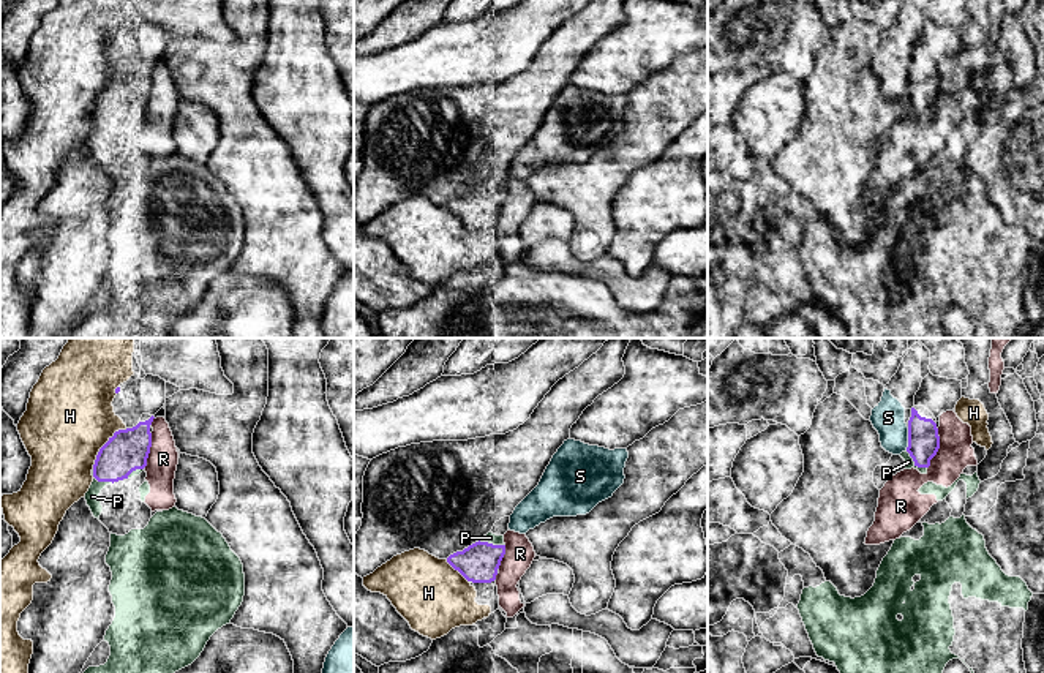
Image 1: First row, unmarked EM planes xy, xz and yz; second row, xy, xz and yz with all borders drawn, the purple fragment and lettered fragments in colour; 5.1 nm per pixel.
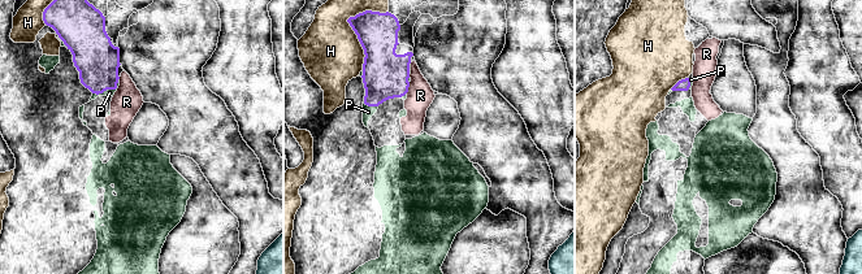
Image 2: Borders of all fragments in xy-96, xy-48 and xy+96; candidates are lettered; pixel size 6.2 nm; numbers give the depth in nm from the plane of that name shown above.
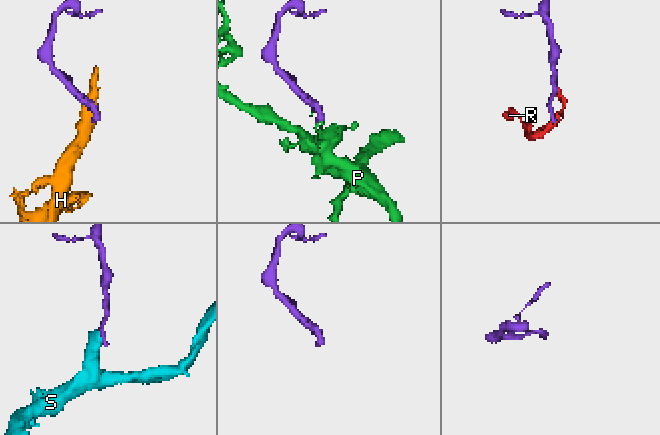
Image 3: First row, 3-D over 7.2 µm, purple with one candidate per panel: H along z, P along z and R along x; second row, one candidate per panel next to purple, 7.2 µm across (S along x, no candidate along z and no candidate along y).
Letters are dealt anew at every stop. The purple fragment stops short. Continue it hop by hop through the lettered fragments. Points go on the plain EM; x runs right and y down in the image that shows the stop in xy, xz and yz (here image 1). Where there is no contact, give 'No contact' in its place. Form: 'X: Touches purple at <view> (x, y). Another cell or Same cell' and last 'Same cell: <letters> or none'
H: Touches purple at xy (105, 90). Another cell
P: Touches purple at yz (915, 109). Another cell
R: Touches purple at yz (938, 93). Another cell
S: Touches purple at yz (908, 84). Another cell
Same cell: none

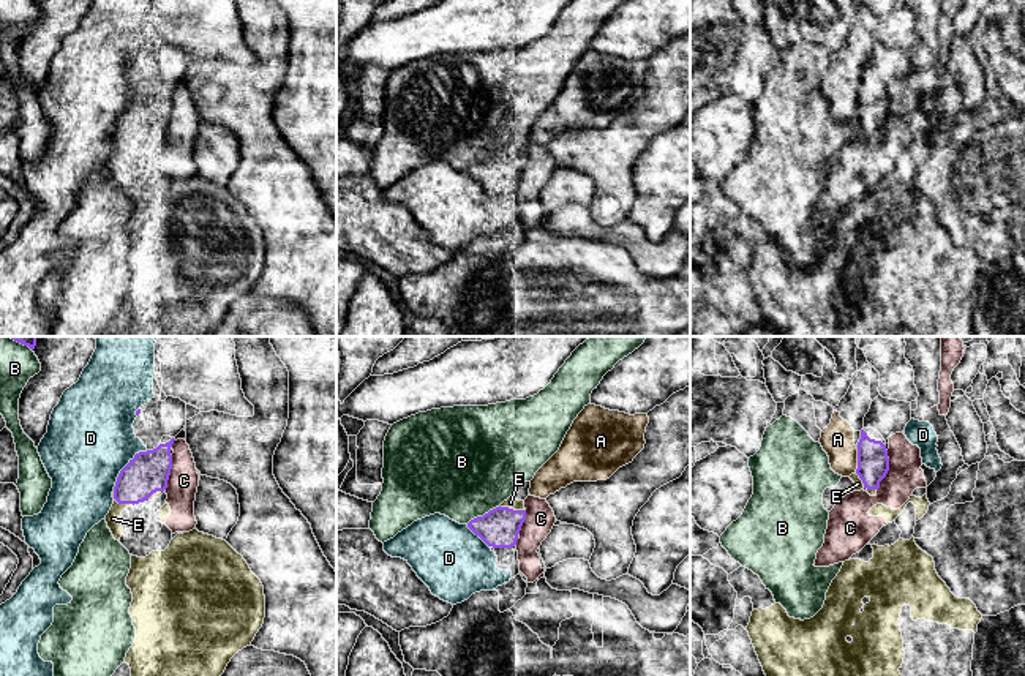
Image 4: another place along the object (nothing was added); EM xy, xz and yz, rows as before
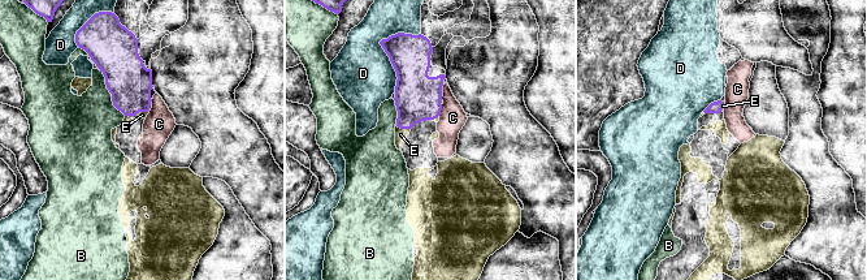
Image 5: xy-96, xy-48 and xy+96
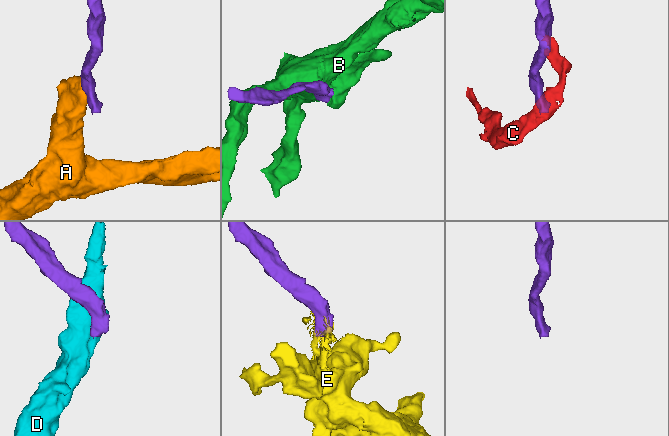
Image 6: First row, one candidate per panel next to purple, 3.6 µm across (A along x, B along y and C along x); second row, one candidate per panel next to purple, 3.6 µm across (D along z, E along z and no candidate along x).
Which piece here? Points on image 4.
A: Touches purple at yz (858, 106). Another cell
B: Touches purple at xz (484, 161). Another cell
C: Touches purple at yz (888, 116). Another cell
D: Touches purple at xy (125, 112). Another cell
E: Touches purple at yz (864, 131). Another cell
Same cell: none

